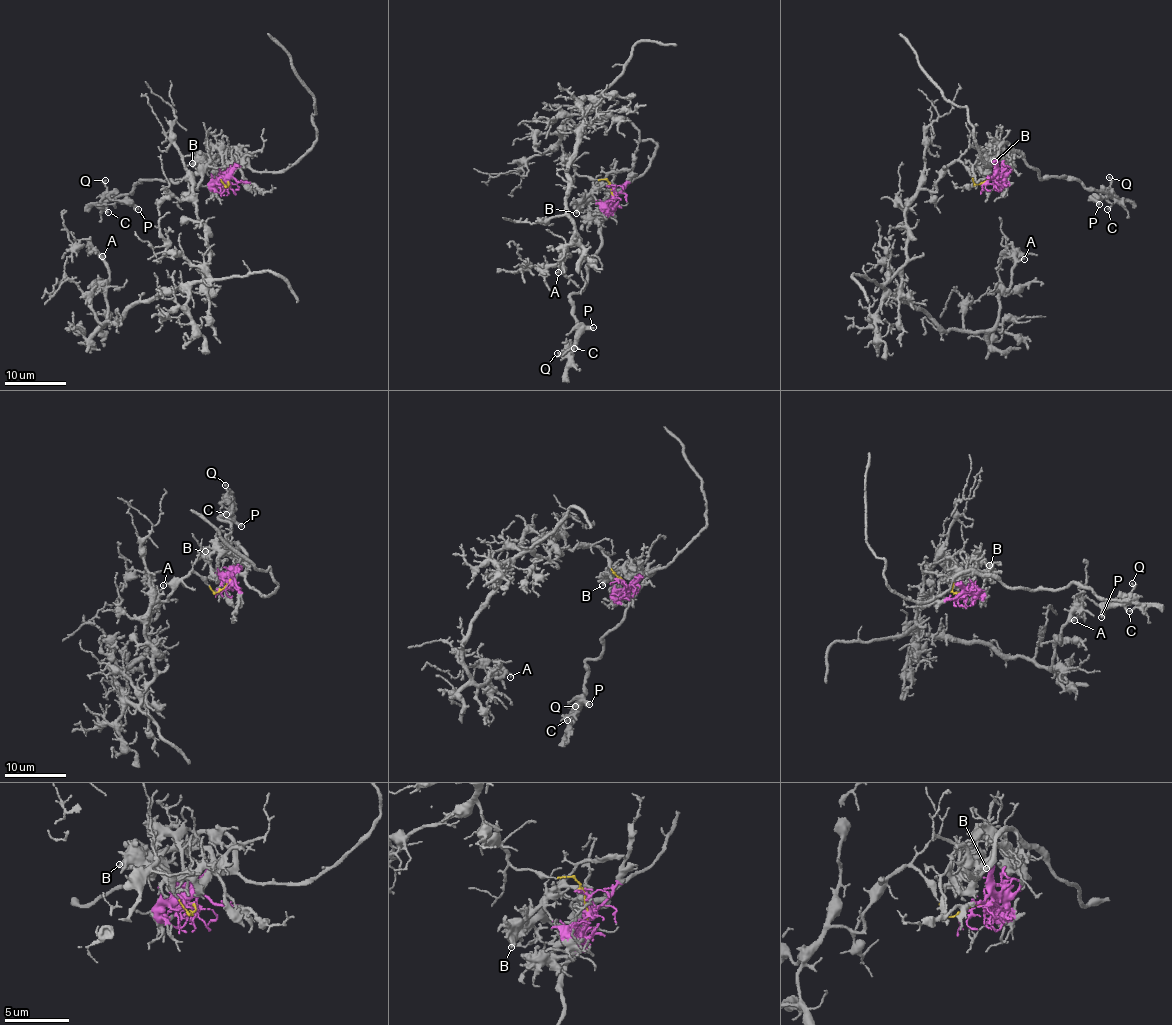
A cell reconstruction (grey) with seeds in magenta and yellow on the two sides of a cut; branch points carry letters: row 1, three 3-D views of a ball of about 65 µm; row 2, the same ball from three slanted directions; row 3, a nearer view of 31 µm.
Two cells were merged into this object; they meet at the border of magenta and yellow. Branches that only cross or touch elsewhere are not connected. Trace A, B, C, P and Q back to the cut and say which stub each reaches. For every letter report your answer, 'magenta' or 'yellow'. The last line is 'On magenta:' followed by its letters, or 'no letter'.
A: yellow
B: magenta
C: magenta
P: magenta
Q: magenta
On magenta: B, C, P, Q

